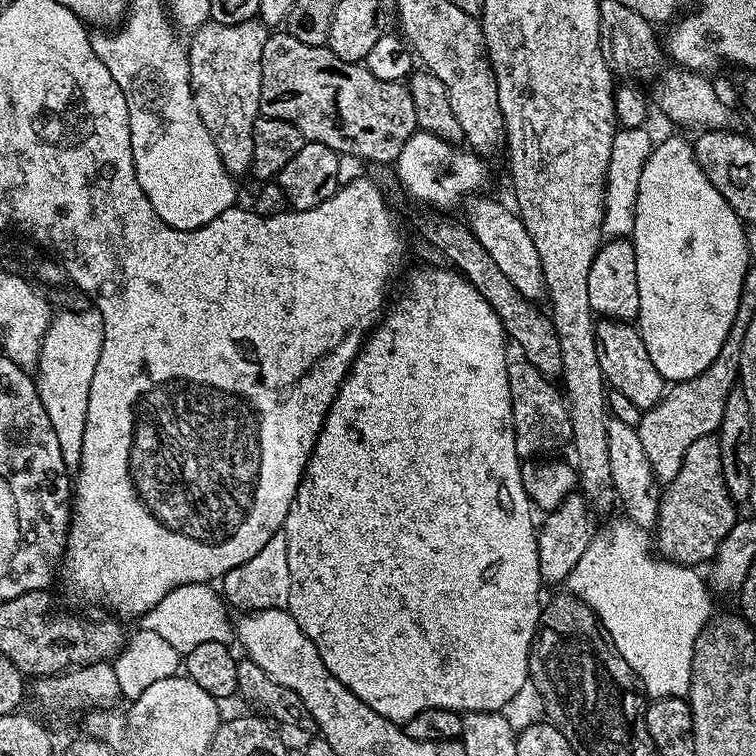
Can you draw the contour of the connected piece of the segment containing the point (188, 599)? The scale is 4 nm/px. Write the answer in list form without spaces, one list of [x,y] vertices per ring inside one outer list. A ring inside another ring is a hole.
[[[211,583],[183,584],[170,590],[170,594],[166,594],[166,598],[158,602],[158,606],[144,613],[142,627],[154,630],[154,634],[161,635],[166,642],[170,642],[170,646],[174,646],[174,650],[182,654],[194,650],[194,646],[202,646],[202,642],[231,645],[234,640],[234,624],[231,619],[228,621],[229,609],[221,593],[212,588],[215,587]]]

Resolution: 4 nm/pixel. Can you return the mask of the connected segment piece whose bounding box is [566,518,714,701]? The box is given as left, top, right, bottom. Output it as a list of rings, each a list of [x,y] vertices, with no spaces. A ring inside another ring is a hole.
[[[619,518],[608,529],[597,531],[592,537],[590,546],[586,546],[586,554],[582,554],[582,558],[578,558],[578,564],[570,570],[566,581],[567,591],[571,595],[576,596],[586,606],[590,606],[596,617],[600,619],[604,625],[605,632],[612,637],[612,641],[616,644],[618,654],[622,654],[622,658],[626,658],[626,662],[630,662],[630,666],[634,670],[637,681],[642,685],[643,691],[650,694],[649,697],[653,701],[664,699],[666,697],[687,697],[690,690],[690,674],[692,673],[692,659],[694,658],[694,642],[698,638],[700,631],[705,628],[709,620],[713,619],[712,612],[713,593],[710,591],[709,585],[706,583],[705,577],[700,577],[695,567],[686,564],[675,564],[673,560],[665,560],[654,551],[653,541],[650,539],[649,533],[645,529],[639,528],[633,520],[627,518]]]

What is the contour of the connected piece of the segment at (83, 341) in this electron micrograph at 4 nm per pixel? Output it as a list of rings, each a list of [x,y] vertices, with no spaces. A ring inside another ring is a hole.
[[[88,306],[77,312],[57,311],[40,344],[40,360],[34,369],[36,389],[42,398],[42,406],[46,406],[50,426],[54,426],[54,434],[58,434],[62,462],[66,462],[70,470],[80,466],[86,435],[86,406],[90,406],[90,382],[102,354],[103,341],[102,314],[95,307]]]

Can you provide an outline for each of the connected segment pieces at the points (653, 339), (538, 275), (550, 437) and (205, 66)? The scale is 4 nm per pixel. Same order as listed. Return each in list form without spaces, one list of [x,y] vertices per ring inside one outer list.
[[[668,136],[661,144],[659,141],[642,166],[630,239],[638,258],[638,327],[642,342],[646,342],[646,354],[665,381],[694,378],[718,358],[718,350],[734,326],[750,253],[740,215],[714,190],[696,161],[693,145],[680,136]]]
[[[472,195],[470,196],[464,204],[464,207],[466,206],[466,223],[468,227],[470,228],[471,232],[474,234],[476,238],[478,238],[478,242],[481,242],[482,246],[486,248],[486,250],[489,251],[490,258],[493,259],[495,263],[498,265],[498,270],[501,270],[502,274],[505,274],[506,278],[510,280],[514,284],[514,286],[518,287],[519,292],[526,297],[528,300],[531,300],[533,302],[538,302],[547,295],[547,292],[545,290],[545,282],[544,282],[544,275],[542,274],[542,268],[541,268],[541,259],[538,258],[538,250],[534,247],[533,239],[530,238],[529,231],[526,230],[525,224],[521,222],[519,215],[508,205],[508,207],[504,206],[502,203],[492,199],[492,198],[482,198],[483,196],[479,195]]]
[[[523,358],[513,359],[508,365],[514,446],[521,458],[540,458],[545,454],[559,453],[556,451],[571,441],[572,427],[566,397],[557,385],[555,388],[552,384],[555,383],[549,377],[543,376],[533,364]]]
[[[259,19],[238,22],[237,24],[203,24],[191,33],[187,41],[188,65],[190,66],[190,82],[192,93],[198,106],[198,114],[206,126],[206,130],[214,138],[218,146],[218,154],[233,177],[240,178],[252,167],[254,158],[254,138],[252,127],[260,115],[260,95],[262,94],[262,46],[266,46],[266,38],[270,34],[269,25],[260,23]]]

